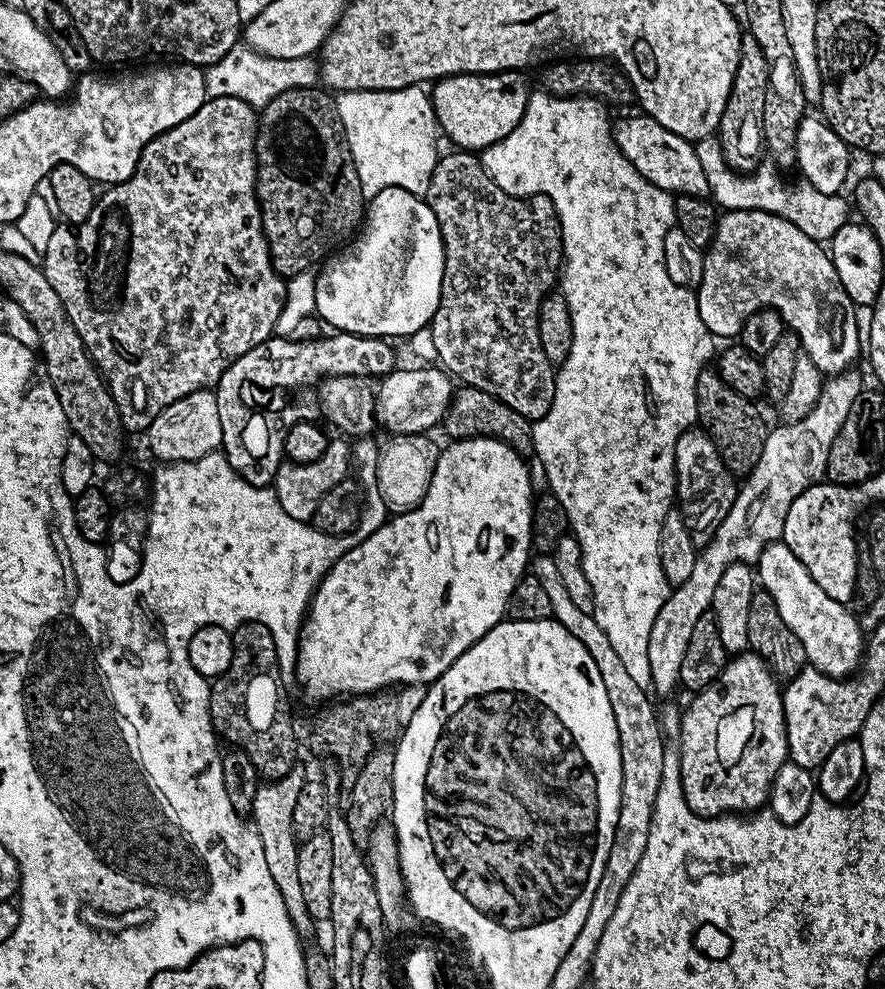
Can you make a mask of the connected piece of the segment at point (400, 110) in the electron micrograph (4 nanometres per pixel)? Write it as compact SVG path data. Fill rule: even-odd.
M423 87L399 88L385 92L341 92L335 97L336 109L342 118L350 154L362 182L362 194L370 201L382 190L401 188L410 194L427 197L432 171L438 159L436 136L438 125L432 109L431 95Z

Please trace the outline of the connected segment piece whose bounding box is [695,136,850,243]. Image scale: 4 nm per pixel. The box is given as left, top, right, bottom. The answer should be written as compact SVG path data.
M717 137L702 139L695 145L702 170L706 170L713 201L725 211L762 209L764 212L774 213L776 216L785 217L787 221L793 222L807 237L814 238L820 243L830 242L834 234L849 223L848 204L842 198L843 195L822 194L821 191L814 190L807 184L802 184L800 188L794 190L783 186L778 176L779 169L770 162L762 162L755 172L741 174L725 162Z

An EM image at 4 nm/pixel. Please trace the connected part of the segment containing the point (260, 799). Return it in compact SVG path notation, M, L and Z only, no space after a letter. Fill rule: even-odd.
M293 766L281 780L261 783L254 794L250 813L258 838L262 838L262 858L265 859L266 870L270 872L270 878L274 878L292 924L301 934L307 934L314 927L313 918L306 910L306 901L302 899L302 886L298 883L298 837L292 829L294 806L298 802L298 793L302 791L305 779L306 773L300 766Z

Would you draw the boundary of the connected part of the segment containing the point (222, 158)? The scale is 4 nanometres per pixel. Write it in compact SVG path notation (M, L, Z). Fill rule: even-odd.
M213 96L204 101L204 105L194 114L190 114L190 118L186 118L186 122L178 122L178 126L174 126L170 130L163 132L161 136L155 136L149 144L142 150L142 154L138 158L138 166L134 170L134 174L130 178L126 178L126 182L121 184L113 184L105 187L103 191L96 197L96 205L94 210L90 210L90 218L86 218L86 222L72 226L57 226L53 230L50 237L50 242L47 243L46 250L42 255L42 267L46 278L50 278L50 286L54 286L54 290L58 293L58 298L62 298L62 306L66 306L66 314L70 318L70 322L74 322L74 330L78 330L78 334L82 338L82 342L86 346L86 350L91 354L93 362L100 370L100 375L104 377L104 382L114 398L116 407L118 408L120 421L127 433L140 432L145 433L154 420L166 408L166 406L173 405L178 398L185 397L186 394L192 394L198 389L213 389L220 383L221 376L234 362L246 354L246 351L254 345L260 345L263 341L271 339L275 333L278 315L282 312L282 306L285 302L285 290L287 288L287 281L281 276L277 269L273 266L272 256L269 254L269 246L266 242L264 231L262 230L261 210L260 204L256 198L256 126L258 123L257 109L247 104L242 98L226 97L226 96ZM238 258L246 261L242 267L238 267L234 272L234 288L224 289L220 292L216 291L216 276L214 270L216 268L215 260L220 262L234 262Z

